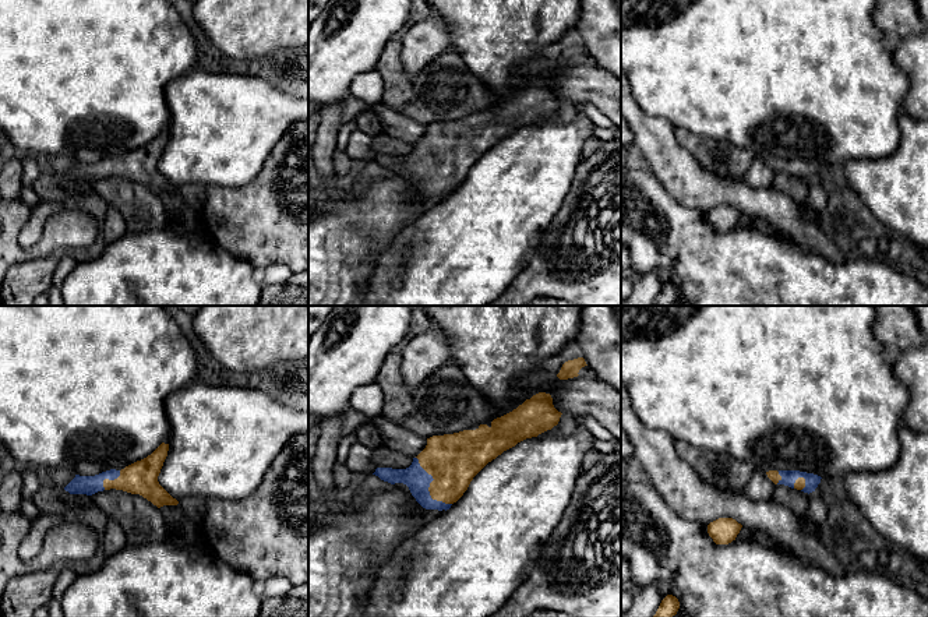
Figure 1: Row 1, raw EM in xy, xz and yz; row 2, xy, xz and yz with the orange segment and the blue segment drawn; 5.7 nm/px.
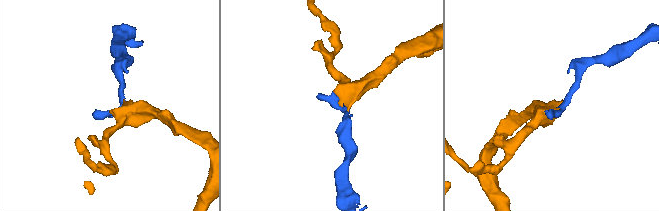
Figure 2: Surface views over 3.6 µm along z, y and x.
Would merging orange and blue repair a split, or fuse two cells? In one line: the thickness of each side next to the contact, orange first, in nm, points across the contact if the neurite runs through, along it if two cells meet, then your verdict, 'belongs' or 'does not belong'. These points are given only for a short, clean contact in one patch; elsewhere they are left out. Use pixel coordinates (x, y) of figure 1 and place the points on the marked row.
300/140 nm | across xz (454, 459), (429, 487), (422, 480), (417, 480) | belongs

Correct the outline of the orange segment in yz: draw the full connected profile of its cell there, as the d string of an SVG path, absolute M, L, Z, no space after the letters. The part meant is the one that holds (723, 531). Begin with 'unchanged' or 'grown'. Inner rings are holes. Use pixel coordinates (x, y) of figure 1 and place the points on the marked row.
unchanged; M719 518L708 525L708 533L716 544L728 544L735 540L741 528L733 518Z

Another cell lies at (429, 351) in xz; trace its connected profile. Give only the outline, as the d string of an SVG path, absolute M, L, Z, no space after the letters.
M434 327L424 329L399 349L402 377L410 395L437 369L452 362L445 336Z

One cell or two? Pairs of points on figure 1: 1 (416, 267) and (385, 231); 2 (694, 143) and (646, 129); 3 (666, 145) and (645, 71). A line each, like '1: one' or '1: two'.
1: two
2: two
3: two

